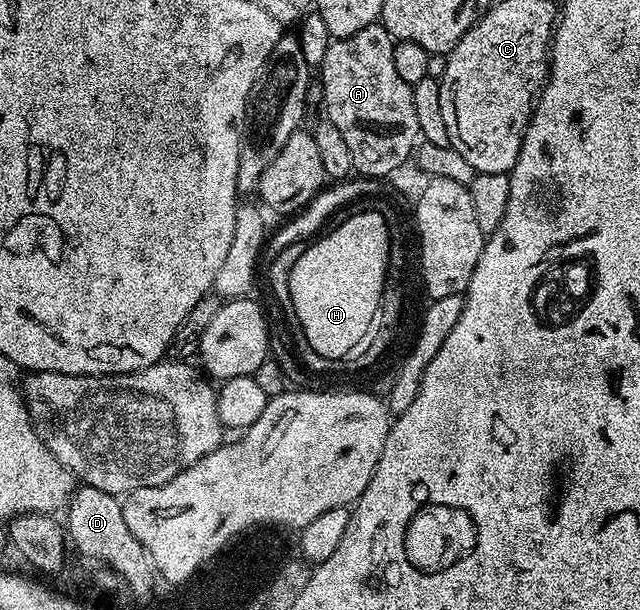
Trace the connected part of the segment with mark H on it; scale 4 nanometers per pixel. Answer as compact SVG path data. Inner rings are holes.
M370 209L349 217L344 224L334 225L330 230L328 235L320 234L314 241L307 243L301 259L293 265L289 277L289 293L295 310L294 322L303 331L309 345L325 358L343 361L346 360L349 349L357 345L369 329L370 323L376 320L383 283L388 274L390 229L385 217Z

